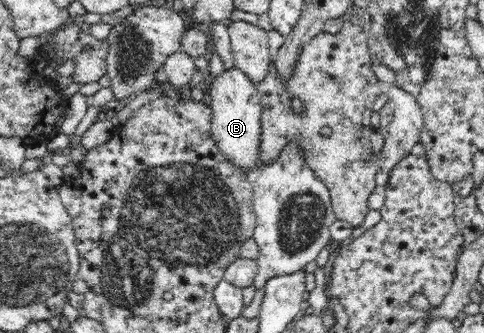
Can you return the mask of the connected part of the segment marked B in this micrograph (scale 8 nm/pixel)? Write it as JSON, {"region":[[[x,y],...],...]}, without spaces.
{"region":[[[234,68],[217,76],[210,88],[213,112],[211,135],[226,160],[244,172],[262,166],[259,156],[262,105],[255,85],[246,73]]]}

